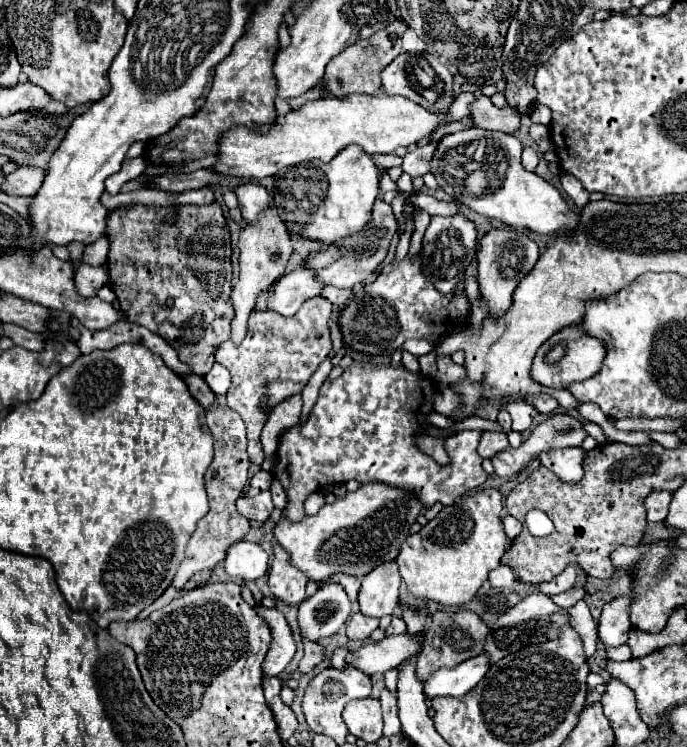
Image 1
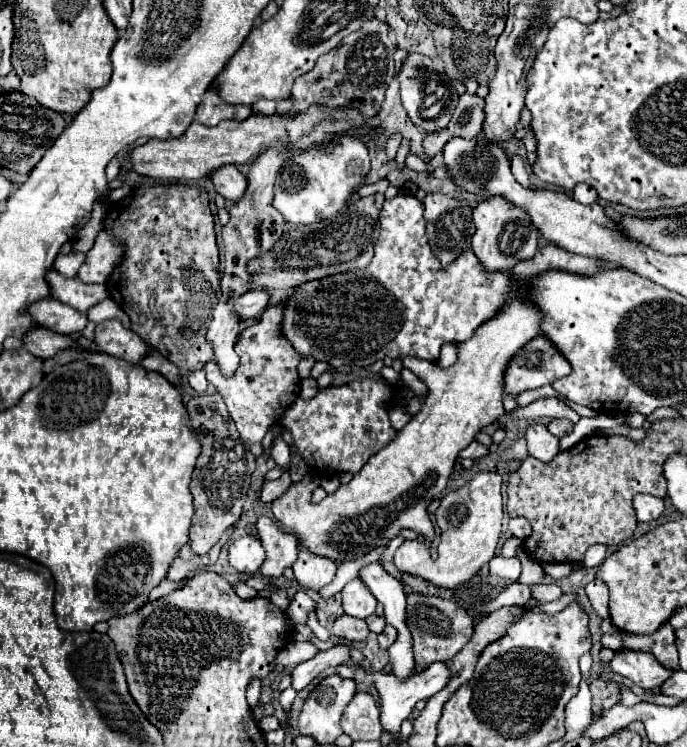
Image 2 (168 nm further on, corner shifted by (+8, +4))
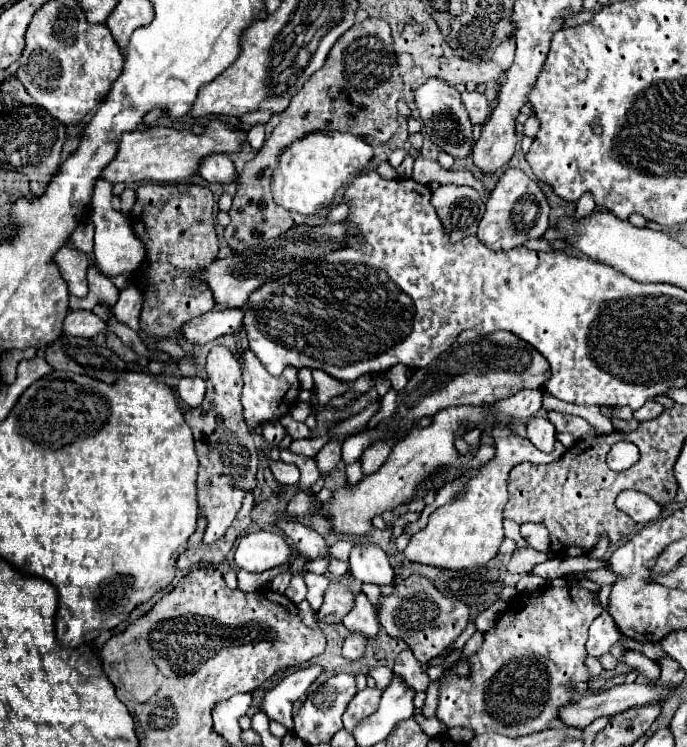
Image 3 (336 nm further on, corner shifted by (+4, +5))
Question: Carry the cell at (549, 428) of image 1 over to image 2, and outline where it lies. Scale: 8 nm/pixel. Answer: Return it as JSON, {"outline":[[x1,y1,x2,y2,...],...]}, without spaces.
{"outline":[[551,420,547,428,549,428,549,432,553,436,561,438,561,436,565,436,565,434,569,434,573,430,573,422,571,420]]}

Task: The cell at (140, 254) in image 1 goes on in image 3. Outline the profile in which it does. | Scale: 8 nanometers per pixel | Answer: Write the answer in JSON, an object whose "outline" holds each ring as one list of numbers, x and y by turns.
{"outline":[[147,183,137,189,137,199,133,209,127,213,127,221,137,239,145,245,145,259,131,277,131,283,137,283,137,289,143,295,139,327,149,337,181,341,183,325,217,305,205,283,205,271,219,253,213,219,213,193,207,187,193,183]]}

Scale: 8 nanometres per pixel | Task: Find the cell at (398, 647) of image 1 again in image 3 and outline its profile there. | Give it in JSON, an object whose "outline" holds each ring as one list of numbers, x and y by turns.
{"outline":[[309,665,305,669,297,669,295,673,287,675,277,687,273,687,261,705,261,711,265,711,273,721,279,721,287,727,287,731,293,731,293,717,291,707,295,701,299,701,309,685,323,673,321,665]]}

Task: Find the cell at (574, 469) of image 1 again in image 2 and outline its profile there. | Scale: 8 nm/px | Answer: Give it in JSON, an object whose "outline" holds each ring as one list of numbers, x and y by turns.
{"outline":[[531,424,527,428,527,450,529,456,541,460,541,462,551,462,555,454,559,452,559,440,547,430,545,424]]}

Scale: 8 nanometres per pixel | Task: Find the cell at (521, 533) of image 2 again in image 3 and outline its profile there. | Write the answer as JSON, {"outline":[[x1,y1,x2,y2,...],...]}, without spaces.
{"outline":[[523,523,521,525,521,535,529,543,529,547,549,553,549,533,547,533,547,529,543,529,543,525]]}

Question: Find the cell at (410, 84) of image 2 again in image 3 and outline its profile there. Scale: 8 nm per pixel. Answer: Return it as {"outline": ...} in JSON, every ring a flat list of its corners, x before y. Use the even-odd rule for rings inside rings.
{"outline":[[429,77,421,87,417,87,413,91,413,99,415,99,415,105,419,109,419,117,421,117,423,125,425,125,425,129,433,127,433,131,423,131,423,137,433,141,439,149,453,155,455,159,467,157,471,153,471,149,473,149,473,133,471,133,473,127,469,123,467,111,463,109,459,91,455,87,443,83,437,77],[435,119,439,119,439,125,435,125]]}

